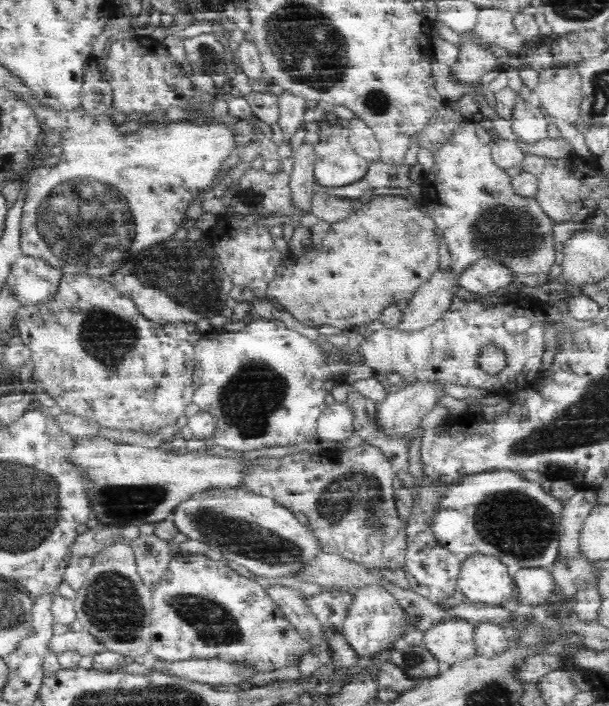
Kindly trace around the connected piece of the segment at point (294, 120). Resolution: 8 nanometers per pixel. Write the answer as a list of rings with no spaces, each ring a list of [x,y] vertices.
[[[283,92],[279,96],[279,125],[283,130],[284,140],[290,146],[290,136],[294,136],[304,123],[306,99],[290,92]]]

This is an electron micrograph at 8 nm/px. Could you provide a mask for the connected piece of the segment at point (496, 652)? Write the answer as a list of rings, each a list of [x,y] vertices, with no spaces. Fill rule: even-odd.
[[[481,622],[474,627],[474,643],[476,655],[499,656],[509,648],[507,629],[499,624]]]

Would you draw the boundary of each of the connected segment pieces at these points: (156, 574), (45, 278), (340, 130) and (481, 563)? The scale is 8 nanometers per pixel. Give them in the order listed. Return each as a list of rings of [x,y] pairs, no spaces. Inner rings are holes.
[[[153,533],[149,536],[139,535],[129,543],[135,552],[137,569],[144,584],[150,589],[154,588],[154,584],[158,584],[168,570],[168,562],[172,557],[169,541]]]
[[[22,254],[12,263],[6,285],[21,306],[44,306],[58,294],[63,273],[44,259]]]
[[[321,121],[318,134],[319,141],[310,148],[316,156],[314,177],[318,184],[328,187],[344,187],[366,177],[370,163],[352,149],[348,141],[348,128]]]
[[[469,555],[463,558],[457,588],[470,602],[505,605],[514,594],[514,582],[498,557]]]

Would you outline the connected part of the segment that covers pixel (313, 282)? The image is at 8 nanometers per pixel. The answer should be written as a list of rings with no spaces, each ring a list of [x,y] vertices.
[[[398,191],[377,192],[370,203],[362,205],[346,221],[333,223],[330,226],[330,232],[328,232],[328,236],[326,236],[321,249],[318,249],[316,252],[307,253],[302,257],[295,257],[290,254],[290,264],[286,264],[286,266],[280,265],[275,270],[275,277],[269,284],[266,297],[272,302],[280,303],[284,307],[289,319],[297,319],[305,326],[319,327],[322,324],[329,324],[340,330],[344,329],[359,333],[363,331],[363,327],[366,324],[372,322],[372,320],[378,320],[382,311],[386,308],[396,305],[398,302],[409,302],[418,291],[418,288],[420,288],[420,284],[424,284],[424,282],[428,282],[432,278],[432,274],[439,270],[438,246],[444,246],[441,235],[439,235],[435,223],[420,202],[408,194]]]

